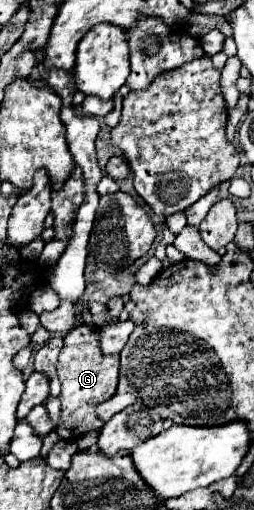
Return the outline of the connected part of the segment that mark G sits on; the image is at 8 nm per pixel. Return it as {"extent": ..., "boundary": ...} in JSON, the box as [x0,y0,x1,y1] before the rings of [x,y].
{"extent":[56,324,120,440],"boundary":[[[80,324],[70,334],[64,336],[64,348],[60,352],[58,360],[58,378],[62,382],[60,392],[60,422],[56,426],[56,432],[64,440],[76,440],[80,434],[90,430],[100,430],[104,422],[96,414],[96,406],[100,402],[106,402],[114,396],[118,386],[118,370],[120,370],[120,356],[104,356],[100,350],[100,336],[94,328]]]}

